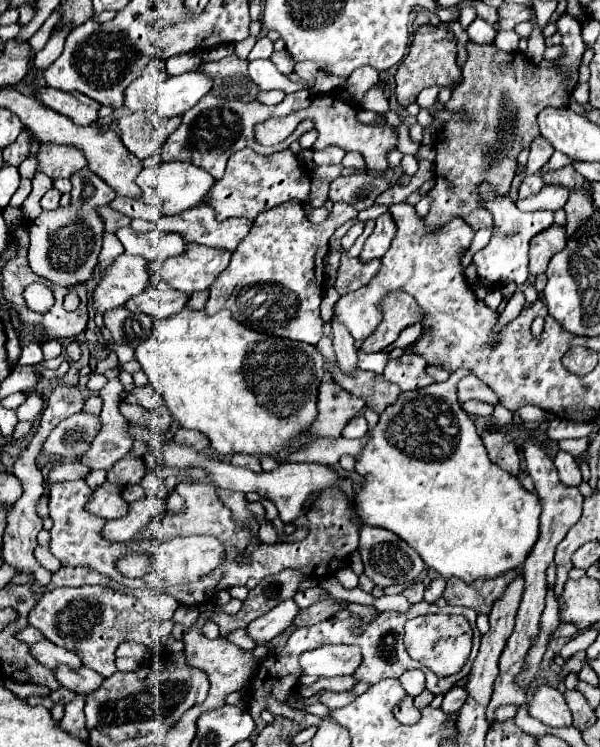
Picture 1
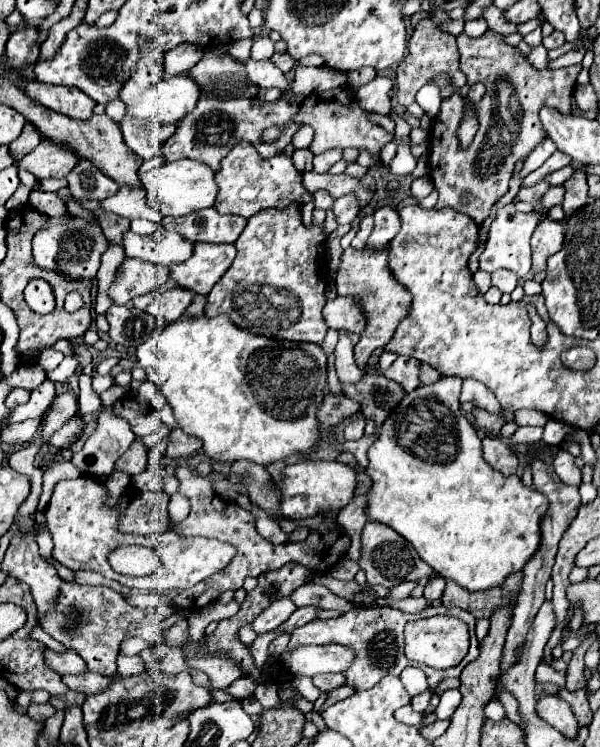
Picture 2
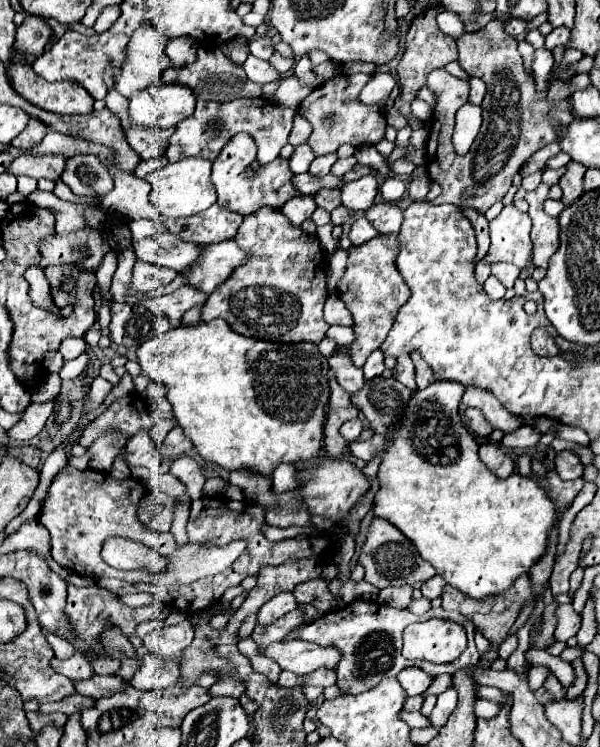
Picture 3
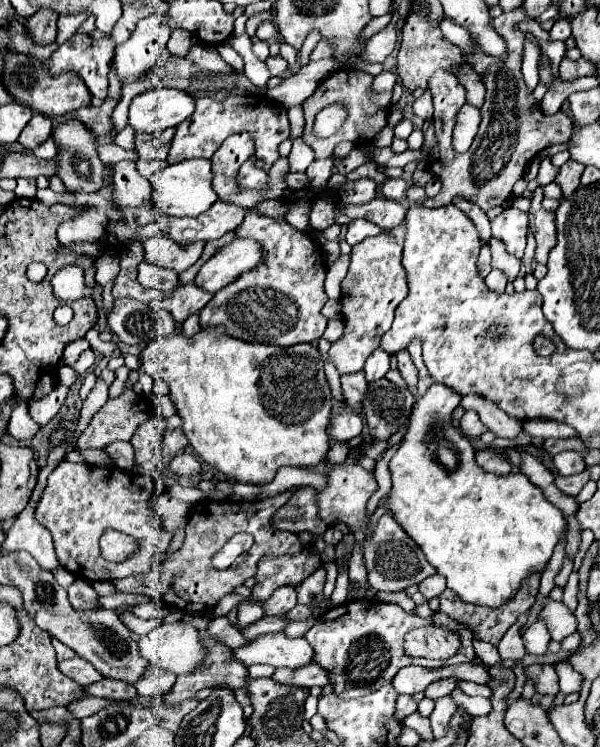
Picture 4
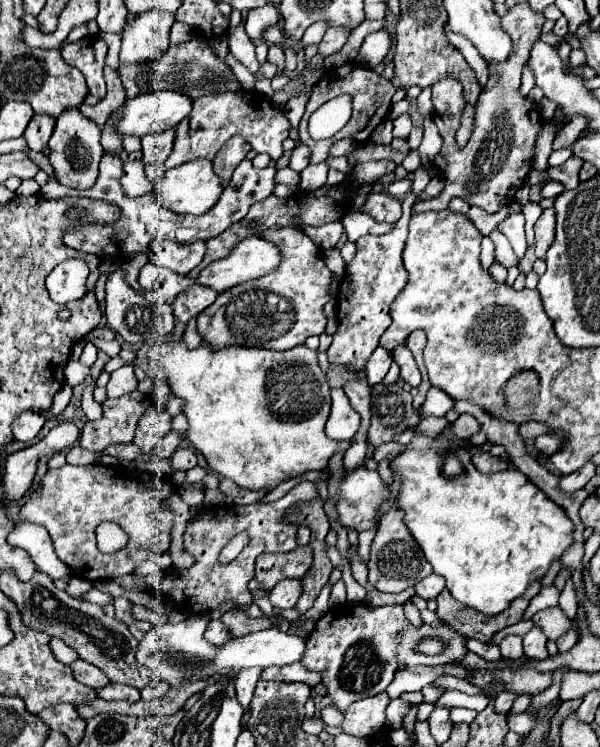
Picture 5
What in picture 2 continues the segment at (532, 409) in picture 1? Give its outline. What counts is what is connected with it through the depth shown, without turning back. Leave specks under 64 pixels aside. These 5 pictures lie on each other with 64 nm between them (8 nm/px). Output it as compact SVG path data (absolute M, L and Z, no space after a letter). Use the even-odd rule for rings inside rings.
M520 409L514 413L514 420L519 426L544 427L549 416L536 410Z

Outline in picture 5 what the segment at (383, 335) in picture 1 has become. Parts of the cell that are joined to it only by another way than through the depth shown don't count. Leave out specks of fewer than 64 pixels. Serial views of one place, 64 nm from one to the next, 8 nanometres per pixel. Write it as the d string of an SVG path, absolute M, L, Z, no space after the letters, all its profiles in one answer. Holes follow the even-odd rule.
M412 192L407 193L402 202L403 214L400 224L394 226L392 232L382 236L362 236L356 242L356 256L346 266L346 274L342 278L342 290L338 294L338 310L336 318L340 322L338 332L334 334L332 346L328 348L328 360L334 366L344 370L362 370L368 362L370 354L378 348L378 340L384 330L390 326L390 304L402 292L408 282L408 272L404 268L402 250L408 236L408 220L412 207L418 197Z

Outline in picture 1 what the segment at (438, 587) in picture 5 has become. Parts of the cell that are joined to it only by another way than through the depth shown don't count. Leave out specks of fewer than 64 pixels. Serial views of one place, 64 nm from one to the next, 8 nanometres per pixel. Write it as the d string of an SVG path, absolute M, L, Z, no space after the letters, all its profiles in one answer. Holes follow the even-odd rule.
M444 578L432 580L432 582L428 584L426 592L424 592L424 600L426 600L426 602L436 602L436 600L442 596L442 592L444 592L444 586L446 586L446 580L444 580Z

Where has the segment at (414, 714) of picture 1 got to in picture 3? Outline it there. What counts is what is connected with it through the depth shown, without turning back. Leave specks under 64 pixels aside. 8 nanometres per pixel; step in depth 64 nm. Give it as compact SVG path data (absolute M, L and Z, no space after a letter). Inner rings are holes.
M400 712L400 718L402 718L410 728L414 728L414 726L420 726L420 728L430 726L430 720L428 720L426 716L422 716L420 712Z

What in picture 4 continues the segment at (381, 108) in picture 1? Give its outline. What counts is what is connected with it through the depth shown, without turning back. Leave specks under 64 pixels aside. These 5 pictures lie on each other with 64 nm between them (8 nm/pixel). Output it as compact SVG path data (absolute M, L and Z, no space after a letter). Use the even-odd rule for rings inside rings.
M382 72L374 78L370 88L372 88L374 94L380 94L380 92L386 92L386 90L392 90L394 84L396 84L396 74L394 72Z

